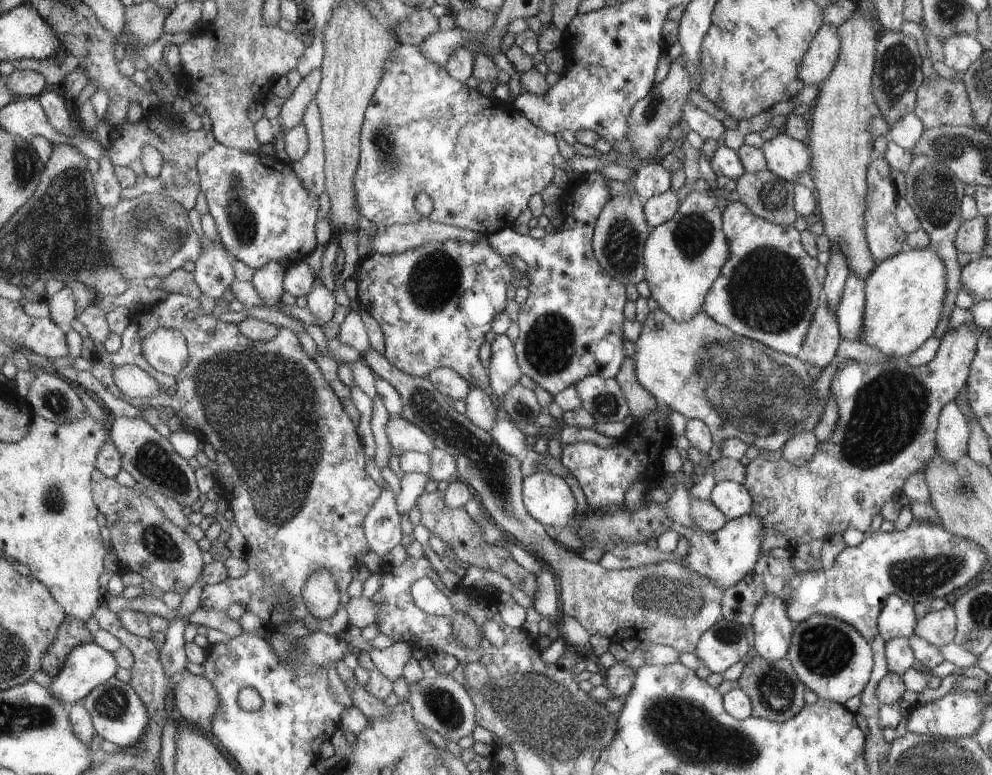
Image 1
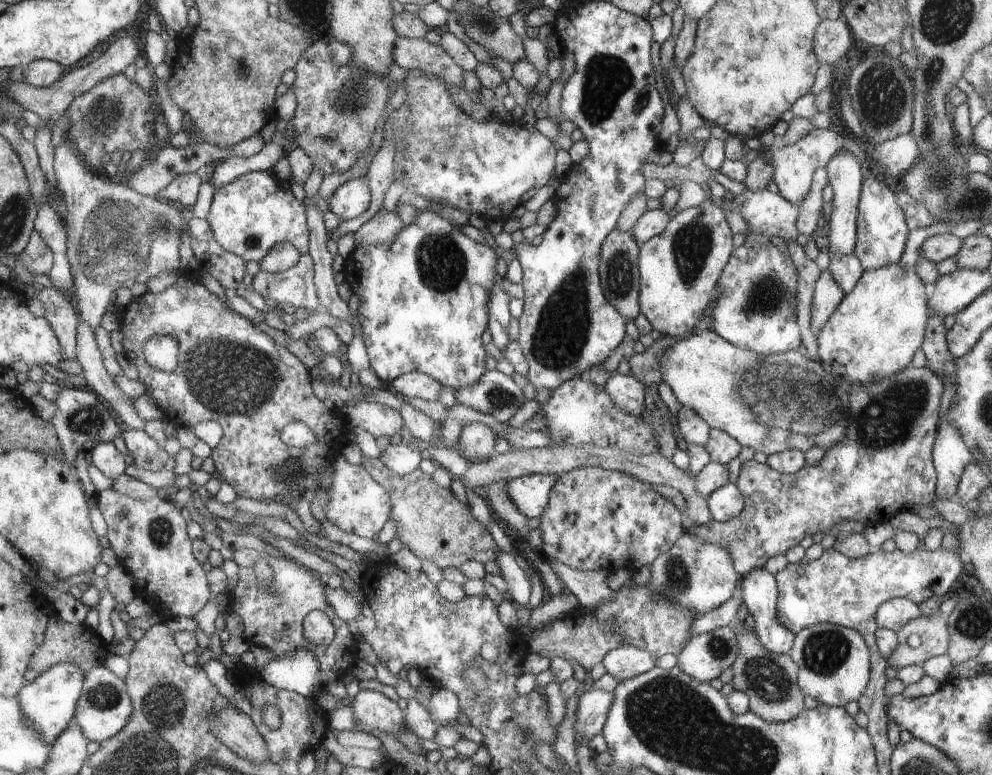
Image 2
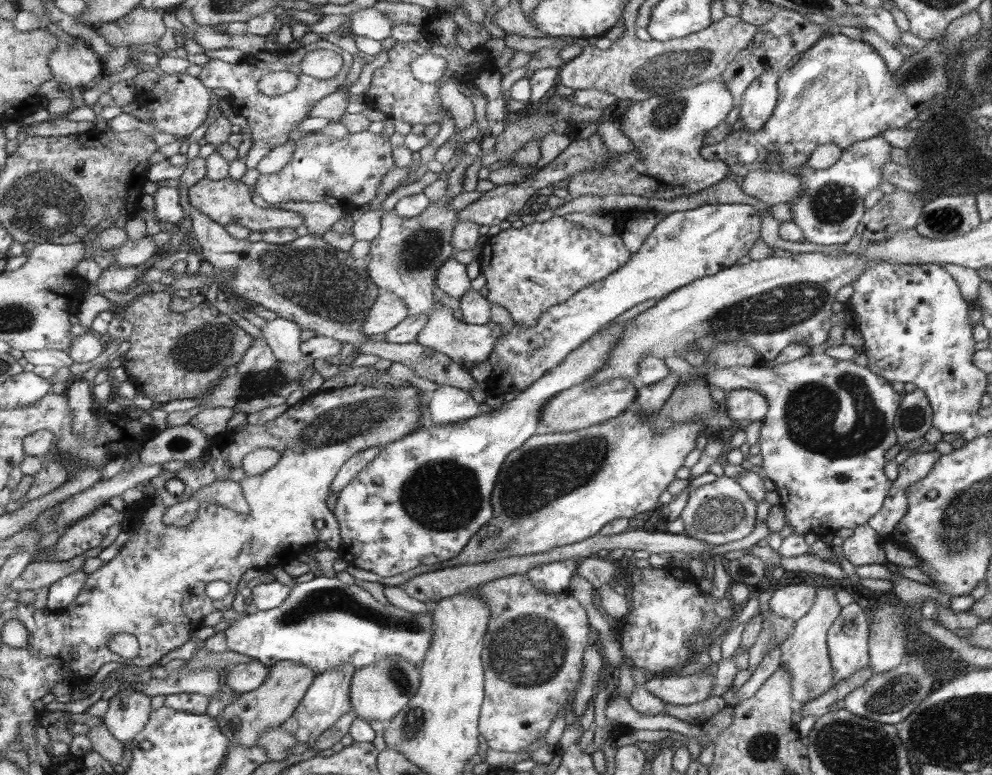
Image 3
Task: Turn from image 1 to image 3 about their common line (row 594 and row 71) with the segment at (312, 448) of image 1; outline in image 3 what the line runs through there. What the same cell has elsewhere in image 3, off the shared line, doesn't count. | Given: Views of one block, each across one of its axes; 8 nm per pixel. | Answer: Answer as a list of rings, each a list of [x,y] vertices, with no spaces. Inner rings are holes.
[[[320,39],[314,44],[306,44],[302,47],[302,51],[294,52],[272,52],[261,51],[258,56],[247,56],[241,61],[233,64],[222,62],[222,60],[211,59],[207,64],[204,64],[199,75],[199,80],[212,89],[224,89],[230,94],[228,102],[231,110],[244,116],[248,122],[251,134],[251,148],[248,155],[245,157],[245,166],[247,169],[257,169],[257,165],[266,157],[276,146],[287,143],[290,139],[290,132],[296,129],[296,125],[301,120],[306,120],[312,108],[320,103],[325,97],[332,95],[332,92],[337,92],[346,81],[350,67],[352,67],[352,54],[344,52],[344,68],[335,78],[330,80],[318,80],[303,74],[299,67],[303,52],[312,52],[319,49],[336,52],[336,44]],[[287,71],[299,76],[298,87],[280,97],[264,97],[257,88],[257,83],[263,75]]]

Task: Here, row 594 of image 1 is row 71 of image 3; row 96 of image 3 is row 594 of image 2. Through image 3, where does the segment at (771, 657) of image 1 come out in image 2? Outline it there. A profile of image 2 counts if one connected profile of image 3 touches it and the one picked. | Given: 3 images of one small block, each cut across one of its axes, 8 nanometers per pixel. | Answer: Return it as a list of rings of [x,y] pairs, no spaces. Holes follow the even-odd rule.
[[[764,567],[756,568],[742,576],[739,586],[742,588],[742,601],[755,621],[753,632],[758,636],[763,648],[774,654],[788,653],[795,643],[795,633],[779,622],[779,588],[774,576],[766,572]]]

